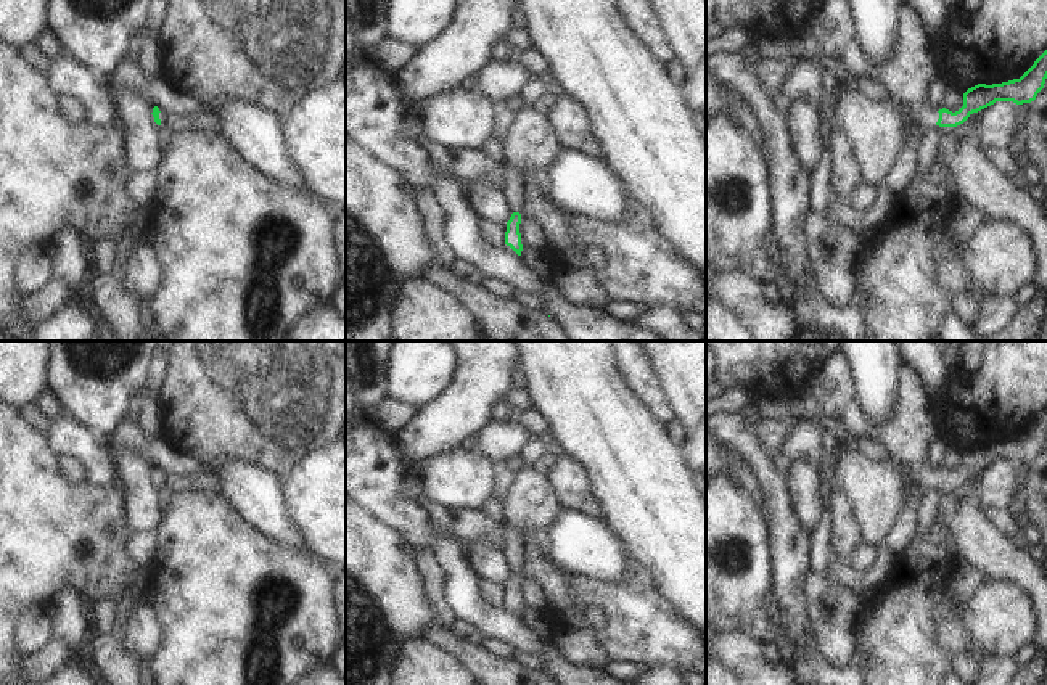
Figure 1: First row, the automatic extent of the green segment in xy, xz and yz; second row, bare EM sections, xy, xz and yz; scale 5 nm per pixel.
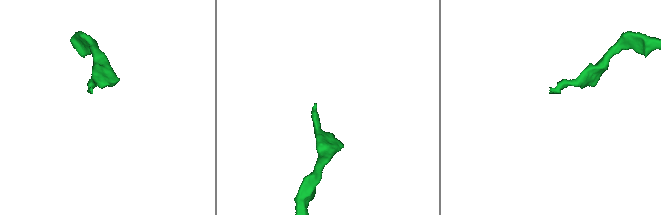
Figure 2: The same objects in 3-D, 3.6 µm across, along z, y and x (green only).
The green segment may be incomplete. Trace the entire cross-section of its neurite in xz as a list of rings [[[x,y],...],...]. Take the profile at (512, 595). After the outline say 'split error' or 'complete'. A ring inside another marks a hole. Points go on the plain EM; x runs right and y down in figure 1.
[[[508,524],[505,529],[505,543],[508,550],[508,558],[511,561],[511,569],[513,569],[513,574],[507,582],[505,605],[510,606],[518,616],[521,616],[523,605],[521,605],[521,593],[519,593],[519,584],[521,584],[519,569],[523,564],[524,545],[521,535]]]; split error

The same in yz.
[[[836,351],[827,359],[822,371],[791,400],[793,412],[798,420],[830,420],[840,425],[849,439],[878,441],[893,452],[894,466],[923,487],[957,487],[996,461],[1031,463],[1044,449],[1047,410],[1020,439],[992,445],[978,444],[963,453],[963,466],[959,471],[946,468],[934,471],[926,463],[931,444],[938,439],[938,421],[930,397],[907,362],[901,368],[899,381],[899,410],[886,428],[878,428],[859,407],[848,355]]]; split error

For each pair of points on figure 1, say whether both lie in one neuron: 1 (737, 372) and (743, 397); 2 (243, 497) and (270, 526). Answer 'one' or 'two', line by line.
1: two
2: one

